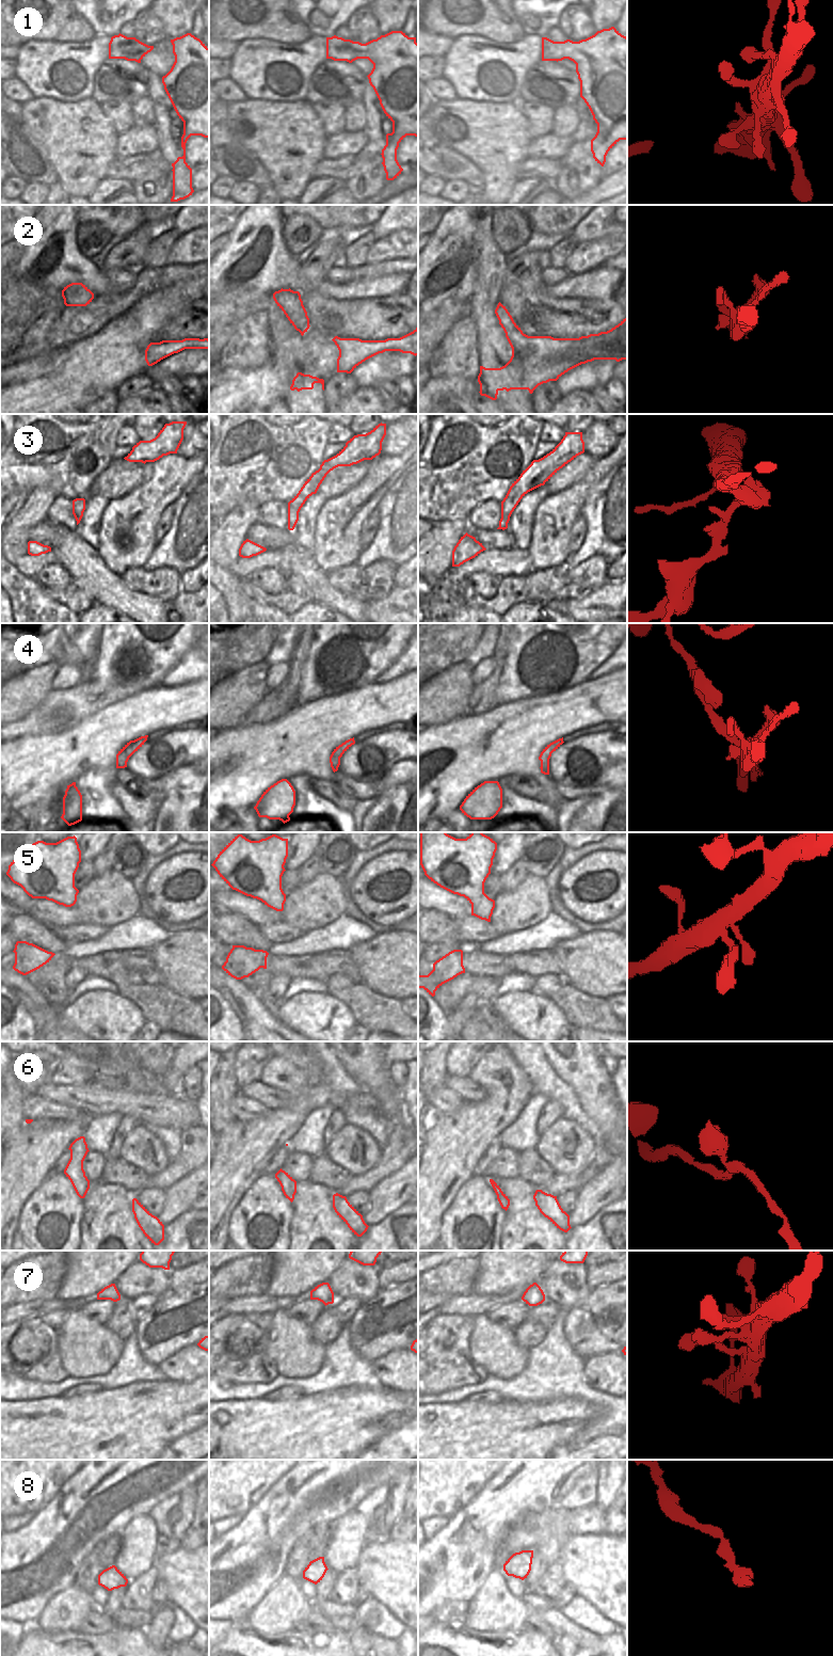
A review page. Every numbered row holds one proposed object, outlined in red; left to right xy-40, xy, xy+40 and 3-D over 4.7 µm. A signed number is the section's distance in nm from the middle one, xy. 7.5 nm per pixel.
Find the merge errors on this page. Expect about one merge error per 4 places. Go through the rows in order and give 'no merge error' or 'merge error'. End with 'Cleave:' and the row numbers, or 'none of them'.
1: no merge error
2: no merge error
3: merge error
4: merge error
5: no merge error
6: no merge error
7: no merge error
8: no merge error
Cleave: 3, 4

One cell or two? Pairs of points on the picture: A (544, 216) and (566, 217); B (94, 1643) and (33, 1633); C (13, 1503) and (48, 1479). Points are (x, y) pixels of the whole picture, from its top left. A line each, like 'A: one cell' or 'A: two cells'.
A: one cell
B: one cell
C: one cell

